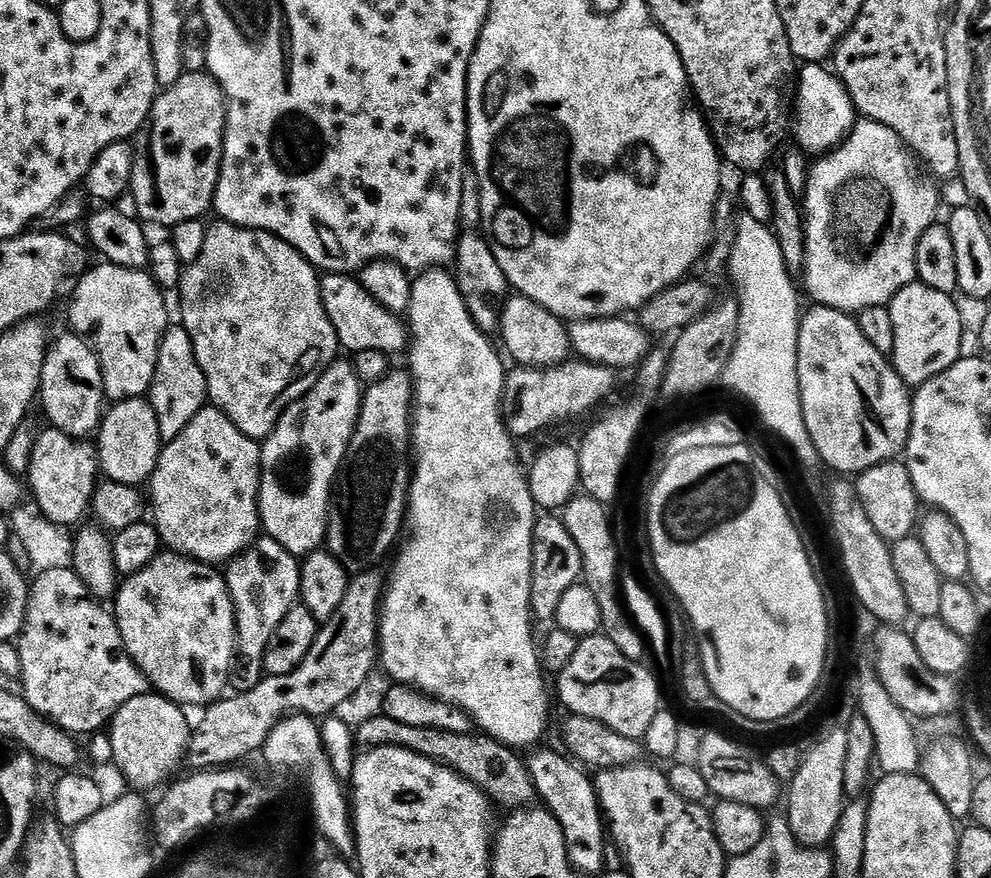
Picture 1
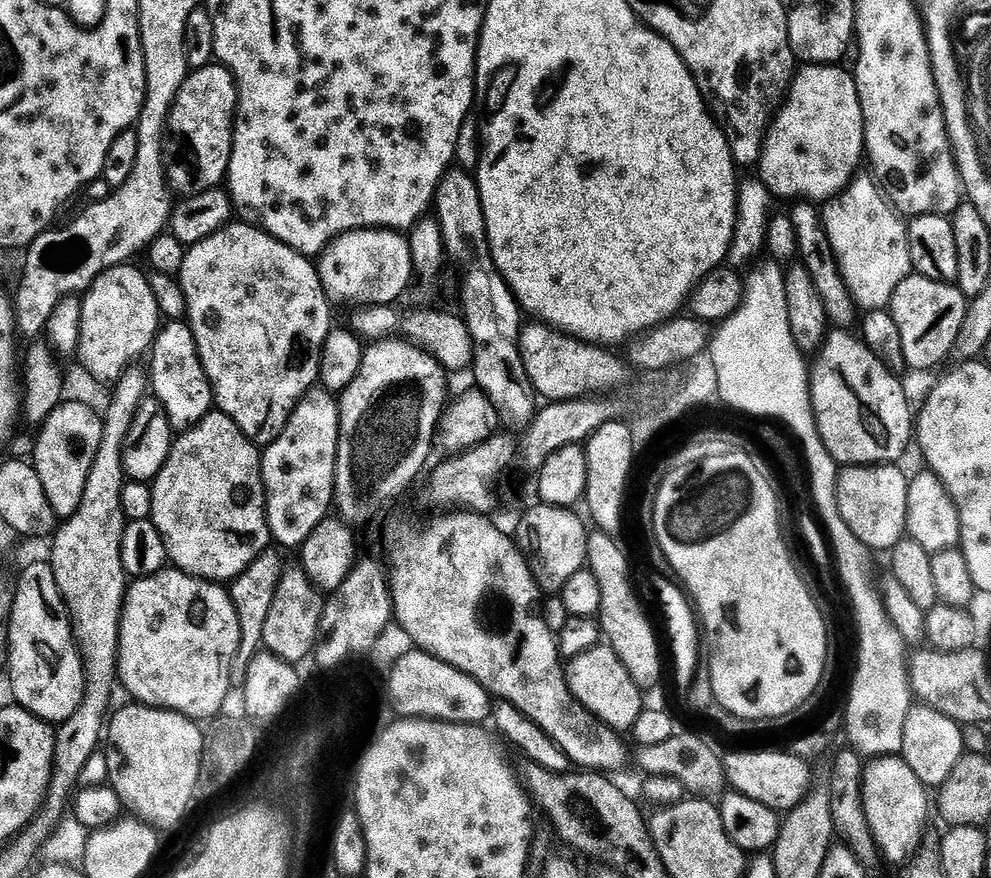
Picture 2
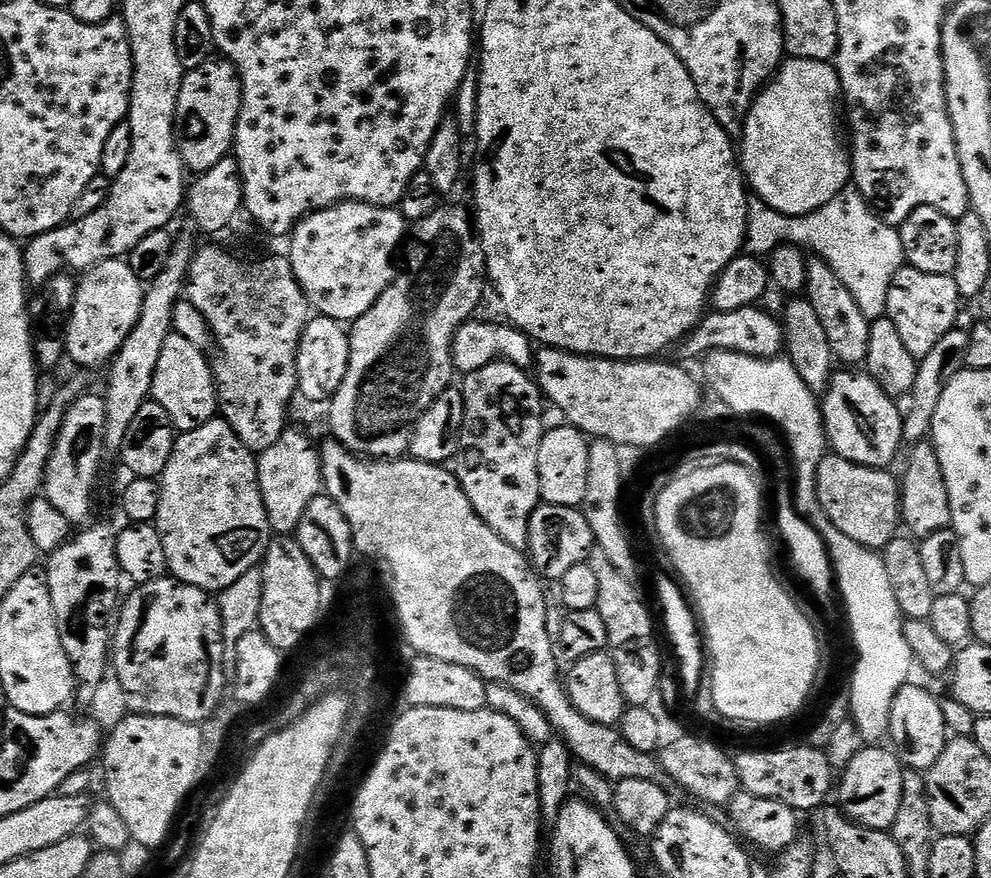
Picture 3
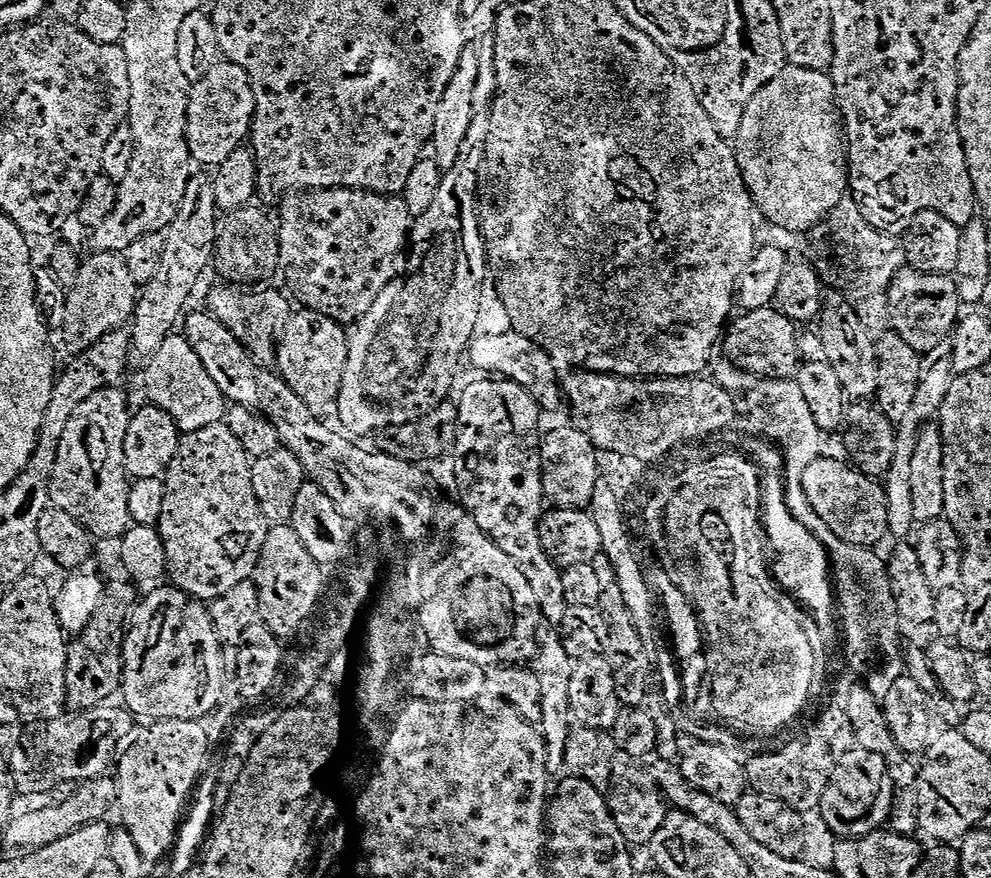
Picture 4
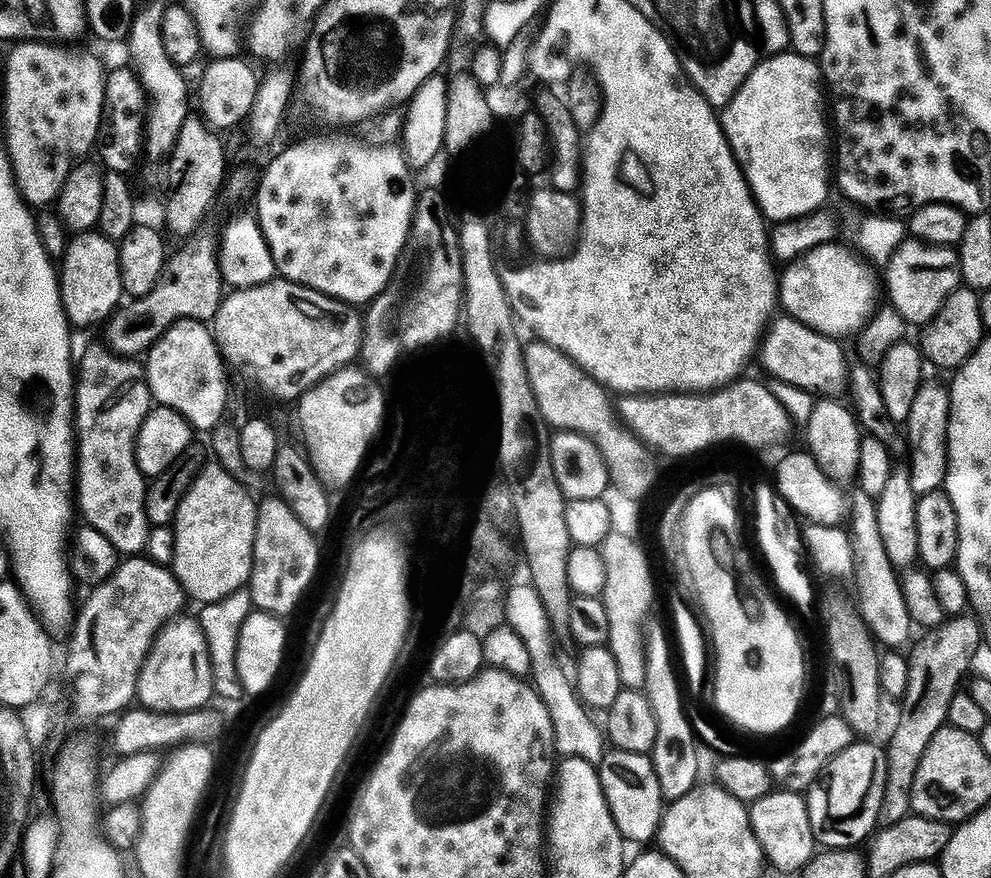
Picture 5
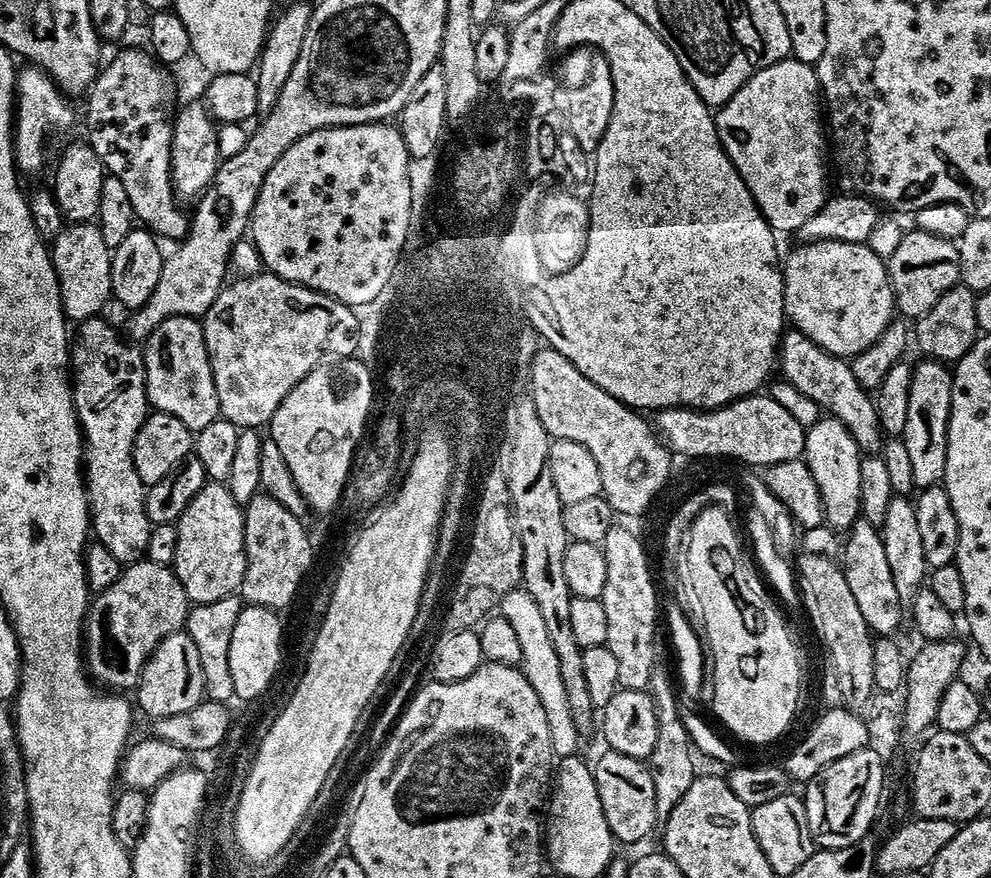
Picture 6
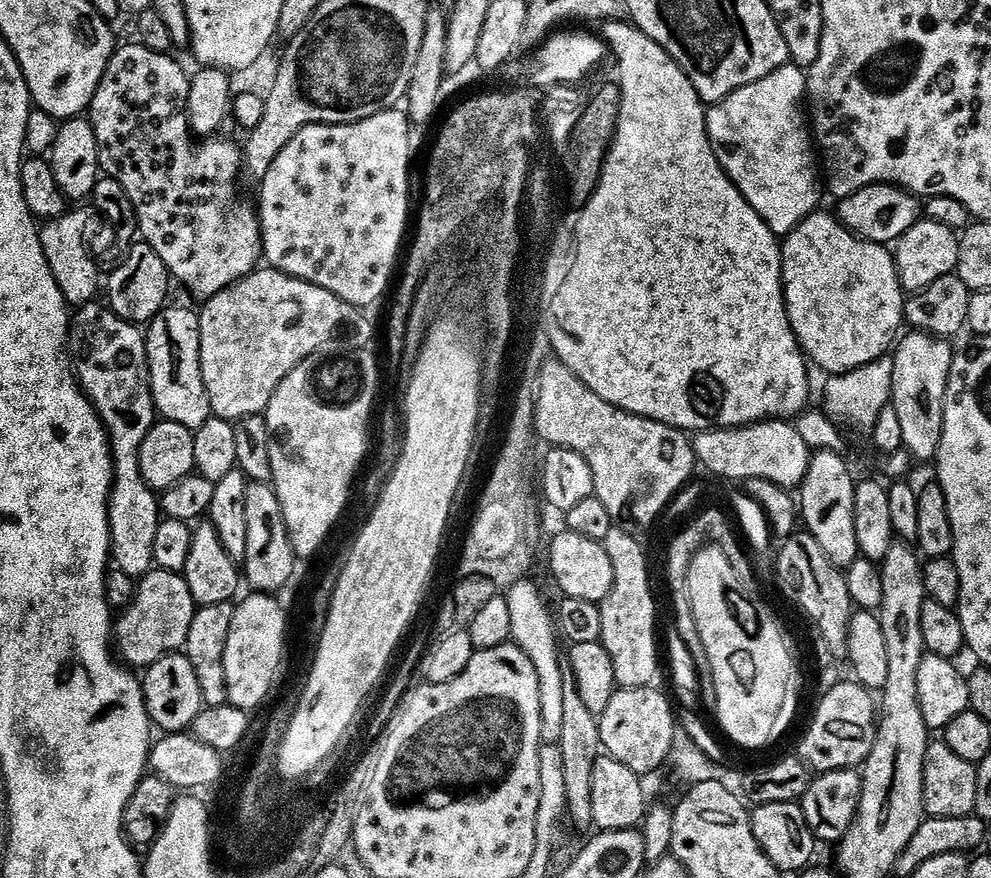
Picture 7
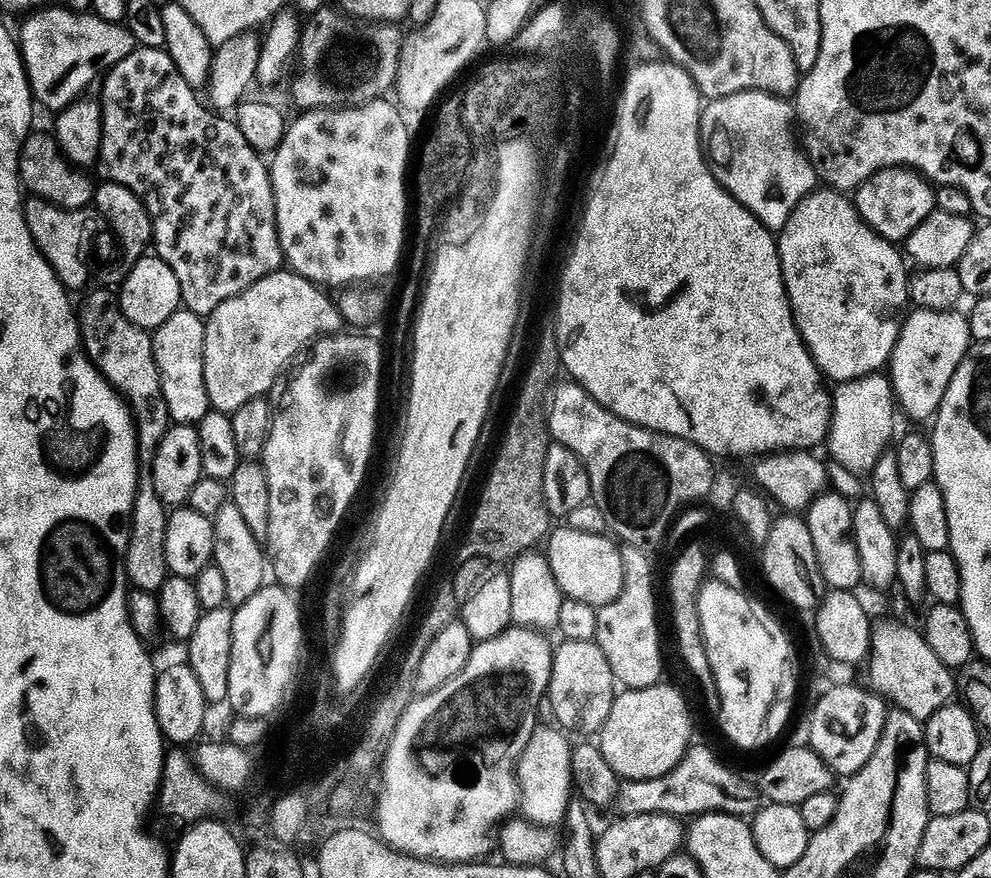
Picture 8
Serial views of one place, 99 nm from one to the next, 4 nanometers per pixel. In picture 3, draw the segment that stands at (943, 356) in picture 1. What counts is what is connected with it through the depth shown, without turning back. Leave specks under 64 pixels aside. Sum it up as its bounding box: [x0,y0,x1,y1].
[887,271,962,358]

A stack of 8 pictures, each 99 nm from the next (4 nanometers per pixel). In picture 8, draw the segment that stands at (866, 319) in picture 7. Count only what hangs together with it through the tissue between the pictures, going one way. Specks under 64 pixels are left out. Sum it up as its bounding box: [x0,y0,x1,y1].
[778,190,910,382]

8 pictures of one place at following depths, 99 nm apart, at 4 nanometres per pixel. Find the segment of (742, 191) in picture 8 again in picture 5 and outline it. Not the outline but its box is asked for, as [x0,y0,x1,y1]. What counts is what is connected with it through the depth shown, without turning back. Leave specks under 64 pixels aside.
[722,50,830,222]

